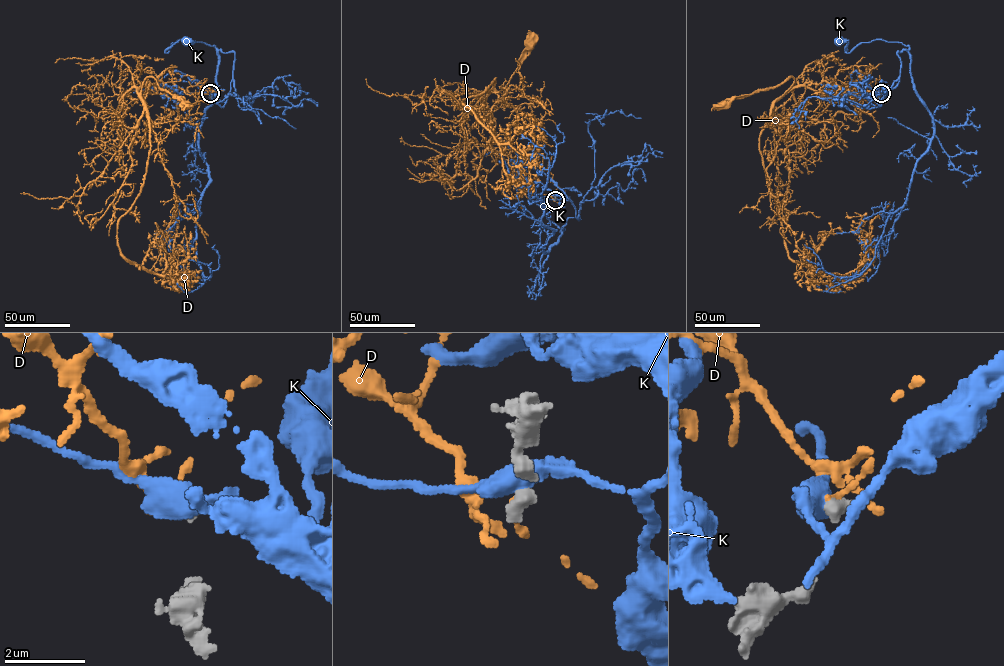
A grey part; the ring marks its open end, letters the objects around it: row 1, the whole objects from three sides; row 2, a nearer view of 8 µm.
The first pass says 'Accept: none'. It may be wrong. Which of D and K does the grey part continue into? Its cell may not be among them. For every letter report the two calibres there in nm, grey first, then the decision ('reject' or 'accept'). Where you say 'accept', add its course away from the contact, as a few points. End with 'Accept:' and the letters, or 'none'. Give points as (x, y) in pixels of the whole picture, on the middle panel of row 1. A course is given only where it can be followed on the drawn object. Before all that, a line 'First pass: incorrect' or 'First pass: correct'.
First pass: correct
D: 360/120 nm | reject
K: 360/550 nm | reject
Accept: none

